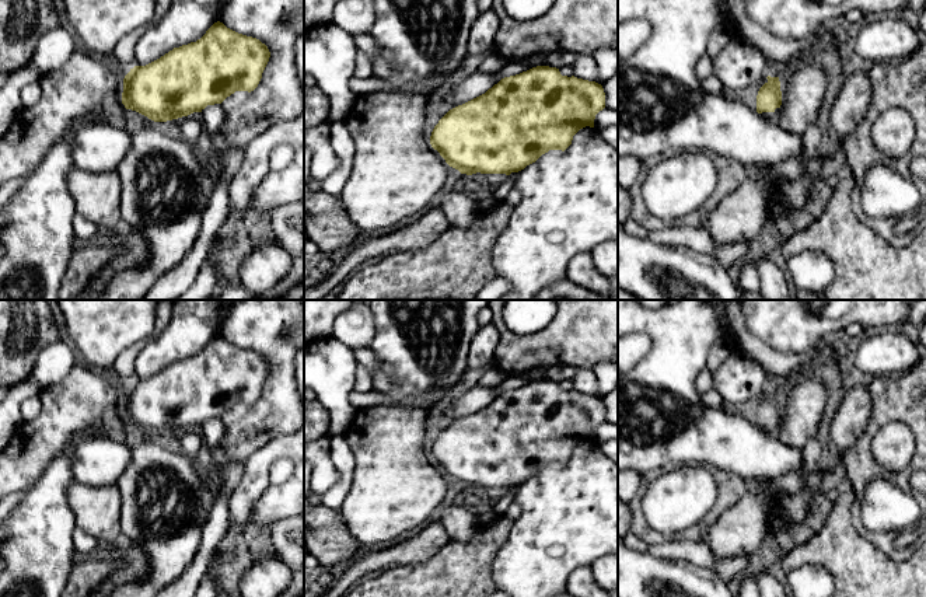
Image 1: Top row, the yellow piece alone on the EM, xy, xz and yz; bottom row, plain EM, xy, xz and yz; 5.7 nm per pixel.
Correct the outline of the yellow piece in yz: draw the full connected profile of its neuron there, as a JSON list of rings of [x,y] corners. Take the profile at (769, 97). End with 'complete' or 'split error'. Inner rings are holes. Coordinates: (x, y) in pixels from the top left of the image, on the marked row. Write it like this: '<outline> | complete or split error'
[[[766,77],[768,81],[759,88],[756,95],[756,112],[769,119],[779,112],[782,105],[782,91],[779,77]]] | split error

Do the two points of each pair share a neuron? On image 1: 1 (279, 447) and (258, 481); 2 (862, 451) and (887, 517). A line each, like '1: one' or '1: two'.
1: one
2: two

